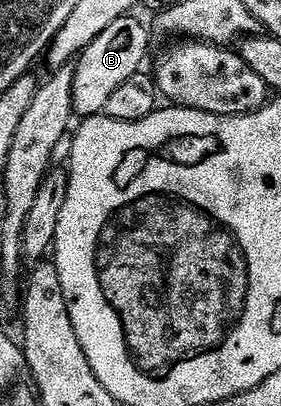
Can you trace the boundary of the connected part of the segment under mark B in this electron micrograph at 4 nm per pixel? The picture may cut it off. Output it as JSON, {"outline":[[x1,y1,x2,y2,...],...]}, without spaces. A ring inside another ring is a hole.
{"outline":[[134,17,119,18,78,56,74,66,75,81,72,83,73,112,78,118,102,114,112,93,140,72,138,70,149,49,149,33]]}

